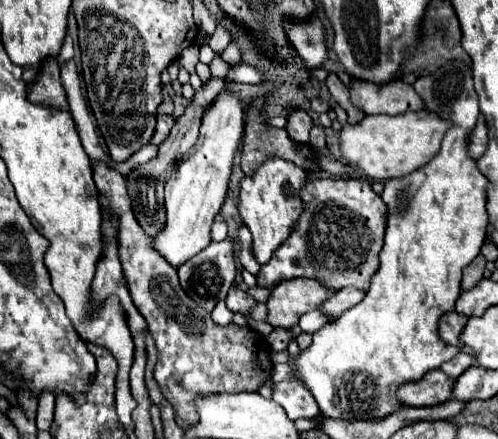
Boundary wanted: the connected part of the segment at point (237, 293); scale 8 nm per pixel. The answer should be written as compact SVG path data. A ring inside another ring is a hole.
M229 289L229 295L227 295L227 309L229 311L249 315L255 305L257 305L257 301L249 293L245 293L241 289Z

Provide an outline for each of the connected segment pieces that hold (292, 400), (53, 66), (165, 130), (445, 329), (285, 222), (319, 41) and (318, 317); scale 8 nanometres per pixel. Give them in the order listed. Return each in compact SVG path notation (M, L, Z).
M287 377L285 381L275 385L275 393L273 393L273 401L277 401L285 413L289 415L291 421L295 419L309 419L309 417L317 417L321 411L317 407L317 401L311 397L309 389L305 389L305 385L301 385L301 381L297 381L297 377Z
M47 59L37 75L37 81L29 85L29 101L35 105L53 105L53 109L69 111L65 89L61 85L61 73L55 59Z
M157 115L157 129L155 129L155 135L153 135L151 143L161 145L169 137L169 131L171 131L173 123L175 123L175 119L171 115Z
M455 311L443 315L441 325L439 325L439 335L441 335L441 339L443 339L445 343L449 343L449 345L461 347L459 335L461 335L463 327L467 325L467 321L469 321L469 317L465 317L465 315L461 315L461 313L455 313Z
M273 157L265 161L255 175L245 177L241 181L241 195L239 195L239 213L253 233L253 255L259 265L265 265L269 257L277 251L277 247L289 237L291 229L297 225L303 213L301 189L307 183L307 173L299 169L291 161L283 161Z
M313 17L303 23L285 23L285 29L289 41L293 43L297 55L303 61L303 67L307 71L323 67L323 63L329 59L323 23L317 17Z
M313 309L313 311L309 311L309 313L301 316L299 319L299 327L303 333L313 334L317 329L325 327L327 323L331 323L335 319L337 317L325 317L325 313L321 313L319 309Z

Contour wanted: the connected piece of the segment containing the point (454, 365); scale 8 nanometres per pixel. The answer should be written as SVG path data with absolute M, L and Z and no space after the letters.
M457 353L451 361L447 361L447 363L443 363L441 365L441 369L443 369L443 373L449 373L449 377L459 377L465 369L469 369L471 367L471 363L473 363L473 359L471 359L471 355L467 355L467 353Z

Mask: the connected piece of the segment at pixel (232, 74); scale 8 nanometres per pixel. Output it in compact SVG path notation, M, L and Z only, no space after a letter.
M249 65L229 67L229 73L225 77L225 81L235 81L235 83L261 83L261 79L263 79L263 73L259 73Z

